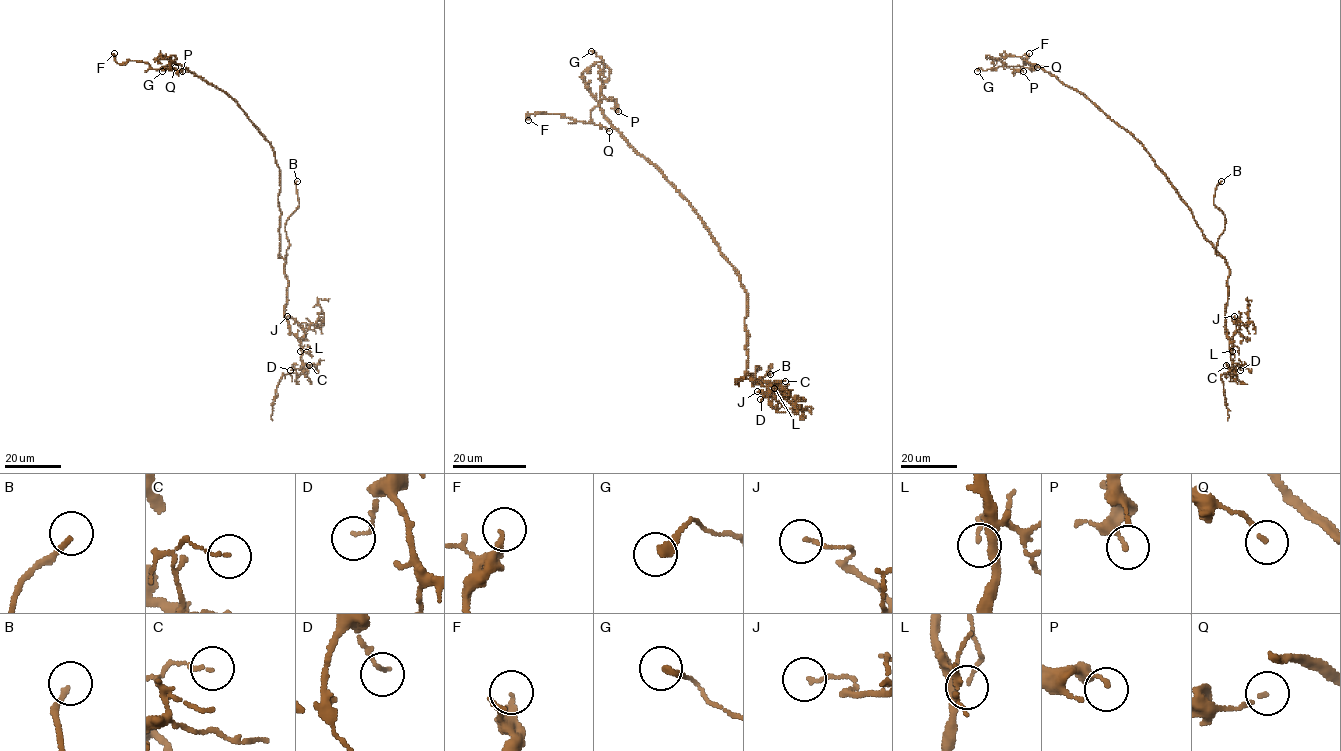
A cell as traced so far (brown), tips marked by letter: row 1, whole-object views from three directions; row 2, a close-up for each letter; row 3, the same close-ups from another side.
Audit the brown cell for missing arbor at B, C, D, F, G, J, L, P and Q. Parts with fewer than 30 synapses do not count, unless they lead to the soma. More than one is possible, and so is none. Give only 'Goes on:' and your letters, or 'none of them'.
Goes on: B

